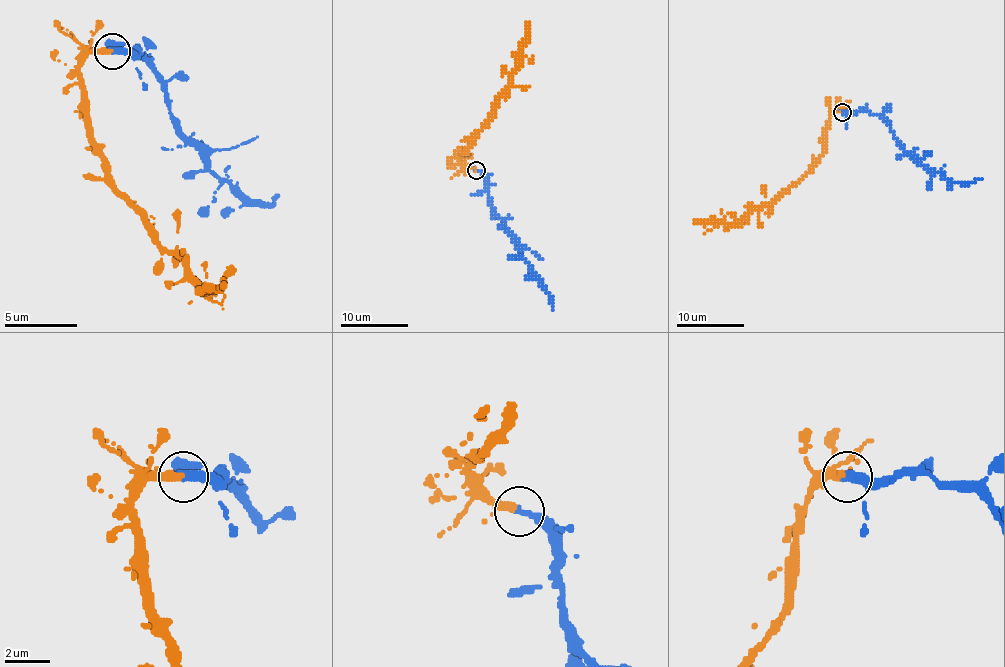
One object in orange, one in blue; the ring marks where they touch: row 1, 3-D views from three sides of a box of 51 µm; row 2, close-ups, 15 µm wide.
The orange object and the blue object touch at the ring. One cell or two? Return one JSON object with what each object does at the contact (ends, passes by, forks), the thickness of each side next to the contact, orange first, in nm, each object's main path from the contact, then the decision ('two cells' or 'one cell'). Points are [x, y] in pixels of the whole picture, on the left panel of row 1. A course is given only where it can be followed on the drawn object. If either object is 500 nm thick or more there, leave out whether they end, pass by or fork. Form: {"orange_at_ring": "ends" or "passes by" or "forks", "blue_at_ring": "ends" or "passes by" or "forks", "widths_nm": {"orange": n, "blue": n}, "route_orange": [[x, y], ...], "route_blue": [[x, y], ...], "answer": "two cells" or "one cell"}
{"orange_at_ring": "passes by", "blue_at_ring": "ends", "widths_nm": {"orange": 280, "blue": 380}, "route_orange": [[111, 52], [89, 52], [78, 70], [86, 136], [104, 175], [202, 288], [223, 284]], "route_blue": [[111, 52], [140, 49], [162, 85], [173, 125], [245, 201], [270, 204], [278, 193]], "answer": "one cell"}

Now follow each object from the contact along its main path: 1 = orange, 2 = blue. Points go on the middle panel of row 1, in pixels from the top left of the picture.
1: (476, 168), (460, 156), (509, 84), (509, 75), (518, 67), (518, 51), (525, 41), (528, 21)
2: (476, 170), (486, 177), (489, 206), (518, 245), (523, 260), (550, 297), (553, 309)

